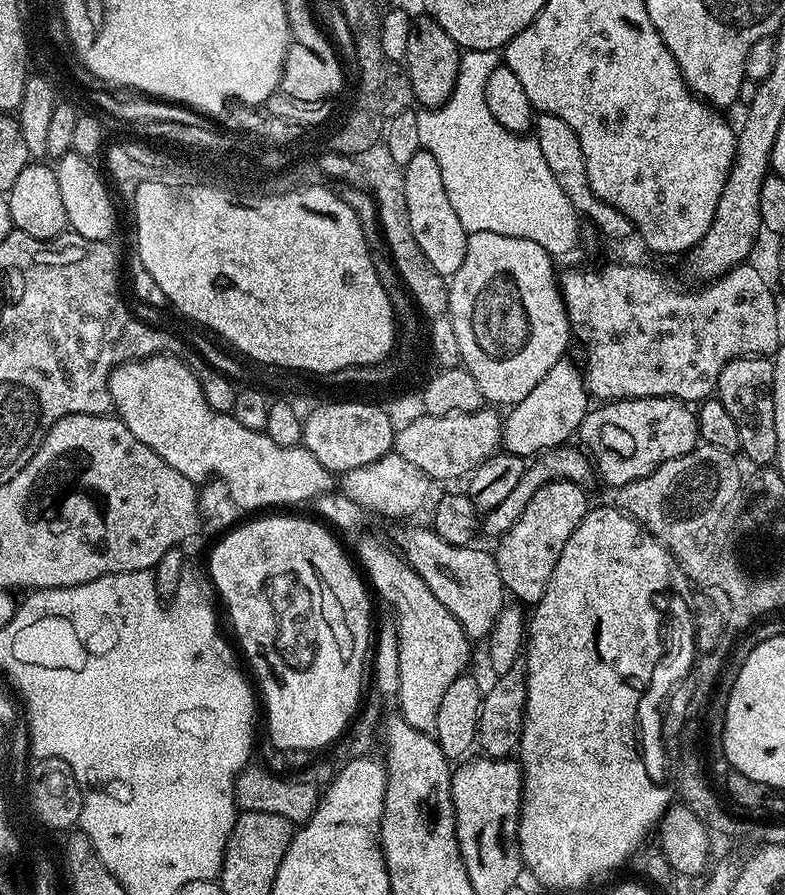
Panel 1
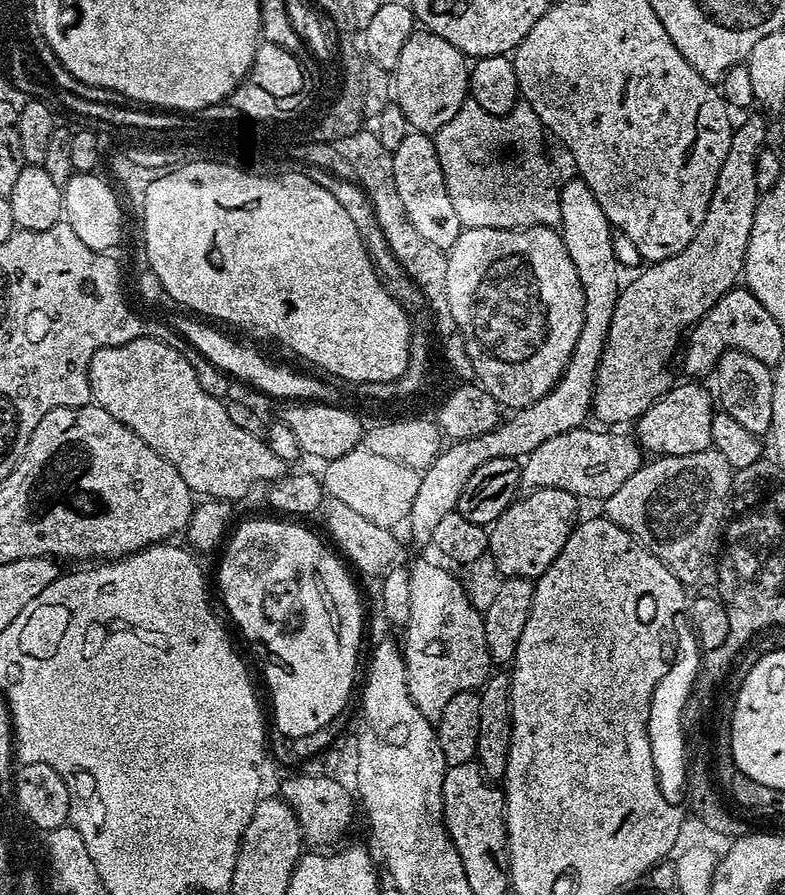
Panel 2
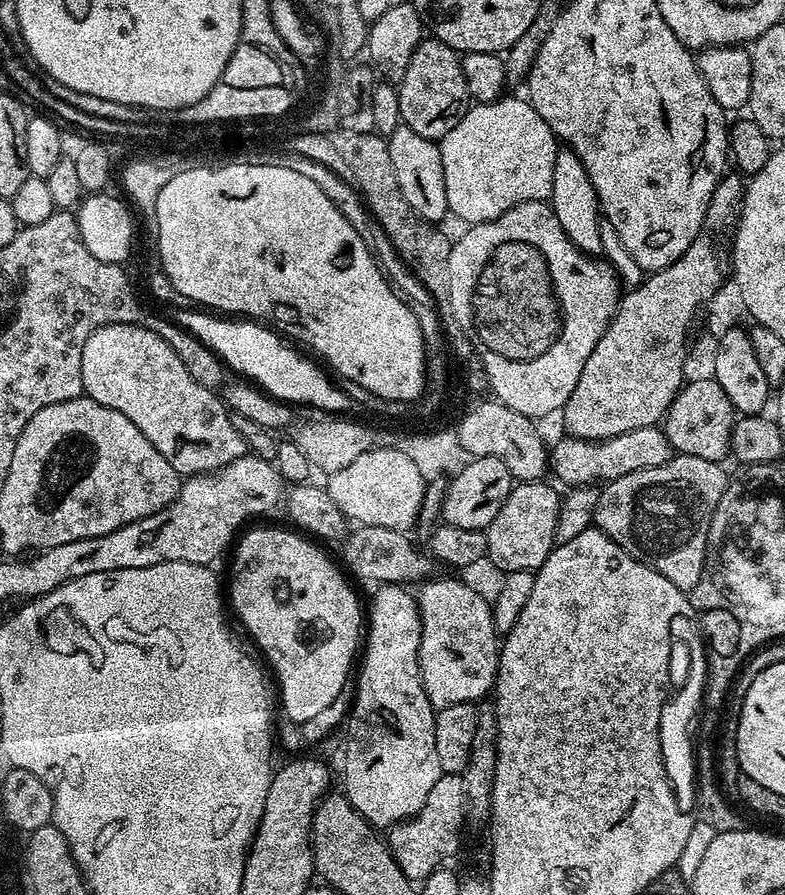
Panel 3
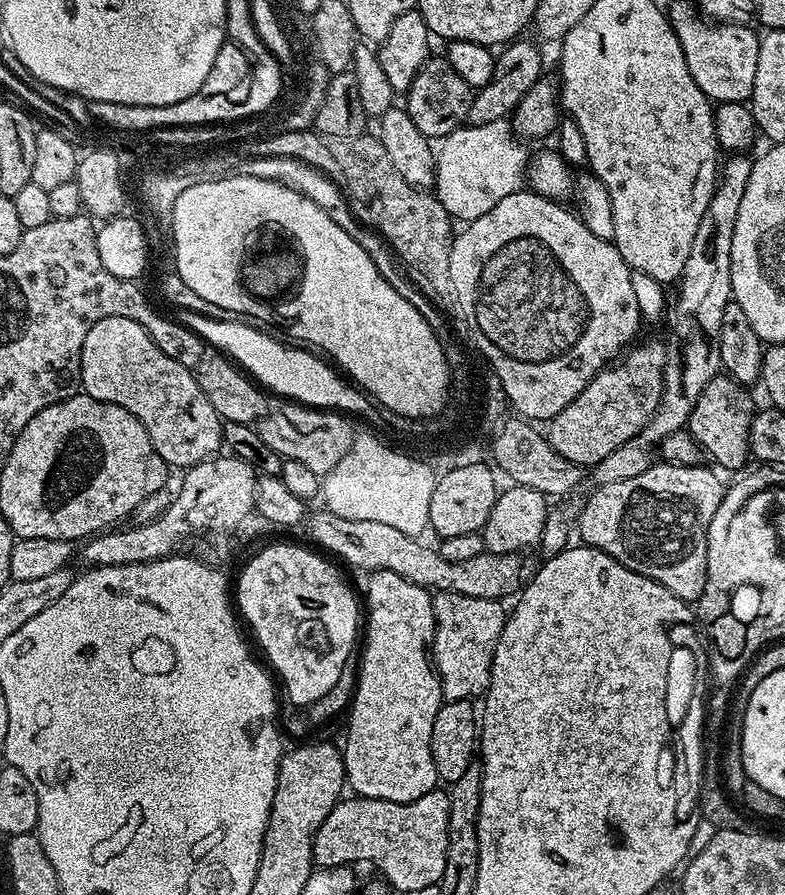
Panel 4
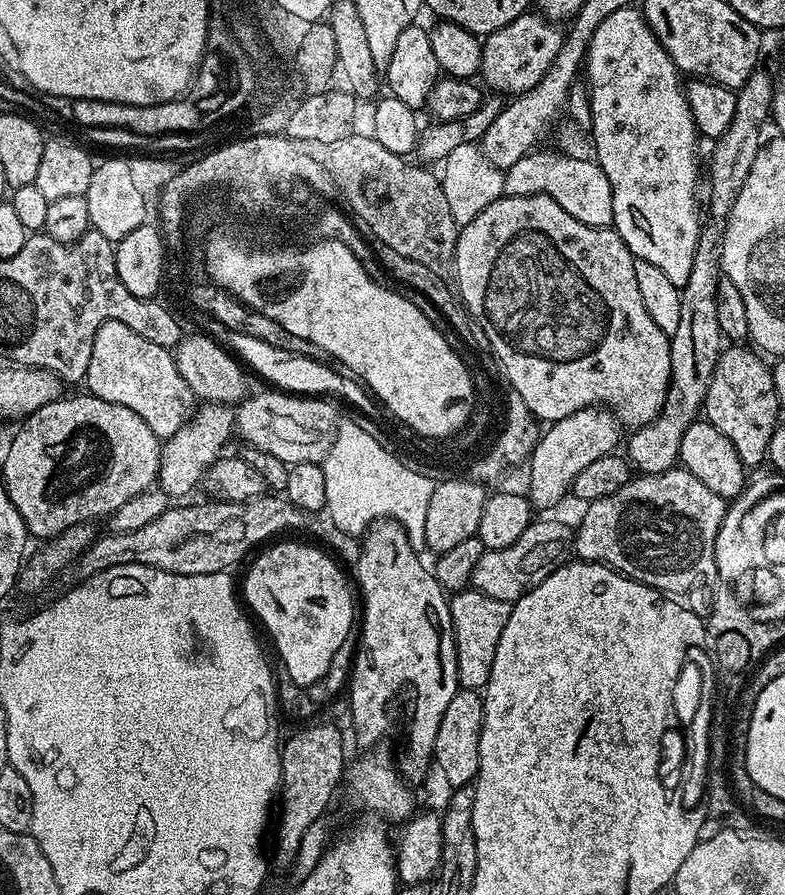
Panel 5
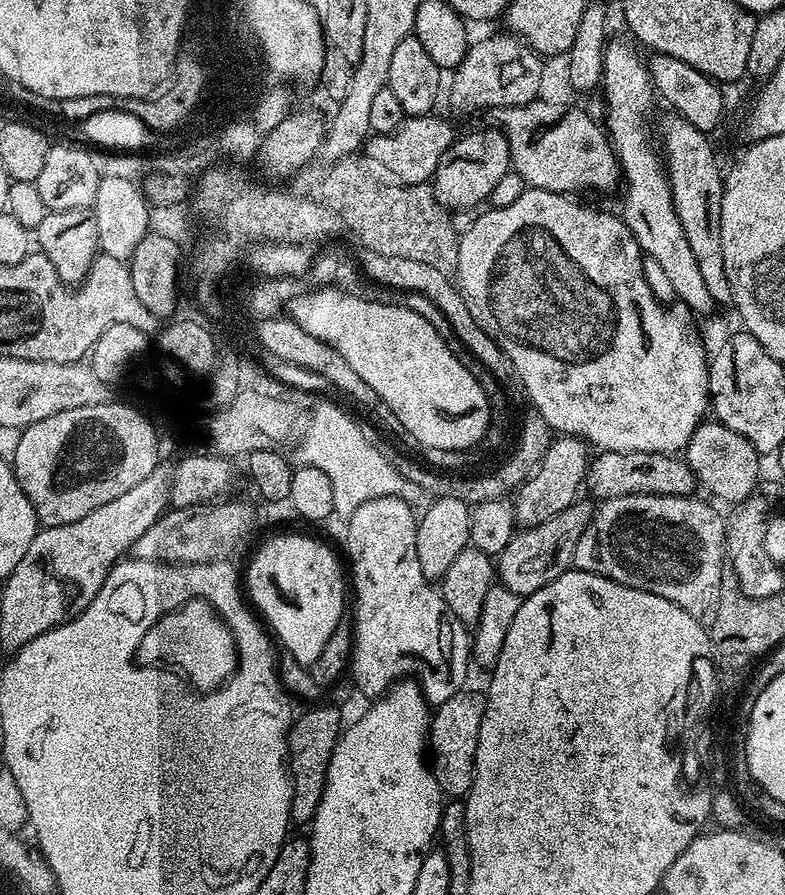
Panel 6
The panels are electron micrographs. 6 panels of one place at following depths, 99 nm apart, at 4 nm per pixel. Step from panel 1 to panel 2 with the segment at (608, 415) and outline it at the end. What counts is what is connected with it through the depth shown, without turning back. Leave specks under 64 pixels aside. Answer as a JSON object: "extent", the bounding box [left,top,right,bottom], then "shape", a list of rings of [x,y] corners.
{"extent":[635,382,714,456],"shape":[[[688,382],[669,388],[668,393],[658,398],[635,421],[635,439],[645,453],[656,456],[685,456],[698,454],[712,447],[710,426],[714,415],[714,396],[700,385],[700,382]]]}

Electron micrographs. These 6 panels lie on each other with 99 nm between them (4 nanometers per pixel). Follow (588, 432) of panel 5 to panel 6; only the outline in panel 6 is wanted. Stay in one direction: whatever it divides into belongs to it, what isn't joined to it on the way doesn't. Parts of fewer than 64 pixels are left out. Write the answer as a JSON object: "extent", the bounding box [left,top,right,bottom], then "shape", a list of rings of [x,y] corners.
{"extent":[516,435,590,529],"shape":[[[557,435],[552,441],[550,450],[546,450],[546,458],[542,458],[542,466],[516,493],[516,522],[521,529],[533,528],[546,518],[554,518],[554,514],[562,514],[570,505],[577,503],[576,496],[586,484],[588,466],[590,463],[590,448],[581,437]]]}

